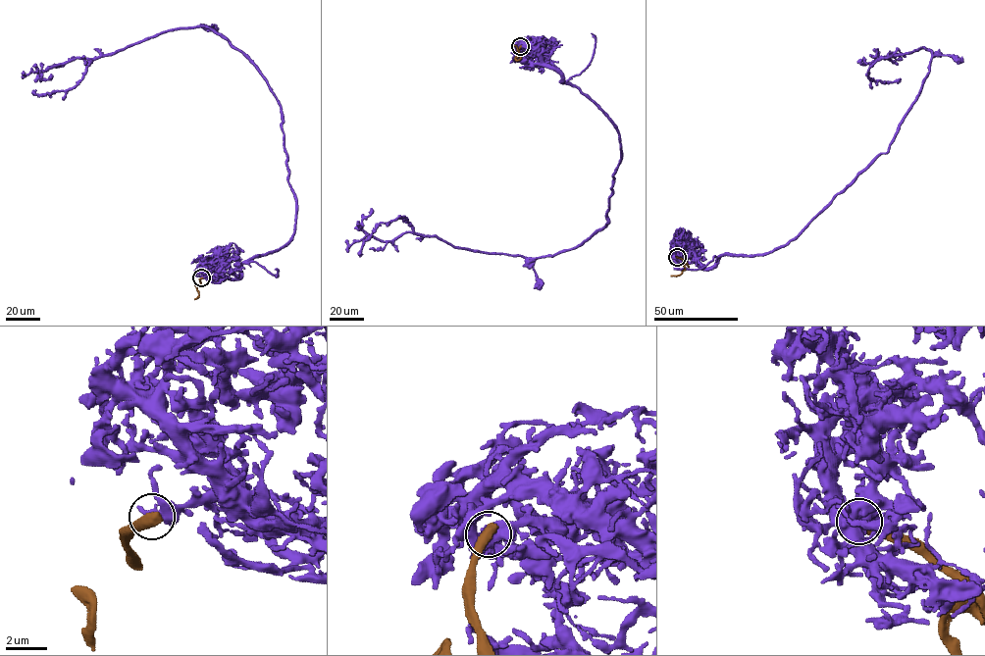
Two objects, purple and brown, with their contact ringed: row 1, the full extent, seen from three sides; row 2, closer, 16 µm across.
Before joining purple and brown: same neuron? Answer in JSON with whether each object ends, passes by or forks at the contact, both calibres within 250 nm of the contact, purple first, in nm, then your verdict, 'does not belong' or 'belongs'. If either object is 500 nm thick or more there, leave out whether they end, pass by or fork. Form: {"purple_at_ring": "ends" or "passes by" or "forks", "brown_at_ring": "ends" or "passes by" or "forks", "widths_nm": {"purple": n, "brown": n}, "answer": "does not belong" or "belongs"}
{"widths_nm": {"purple": 320, "brown": 600}, "answer": "does not belong"}

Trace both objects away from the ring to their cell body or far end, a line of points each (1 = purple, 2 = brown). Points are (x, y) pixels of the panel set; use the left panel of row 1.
1: (202, 277), (238, 277), (294, 232), (262, 74), (178, 27), (33, 89)
2: (202, 277), (198, 285), (195, 285), (199, 295), (194, 299)

